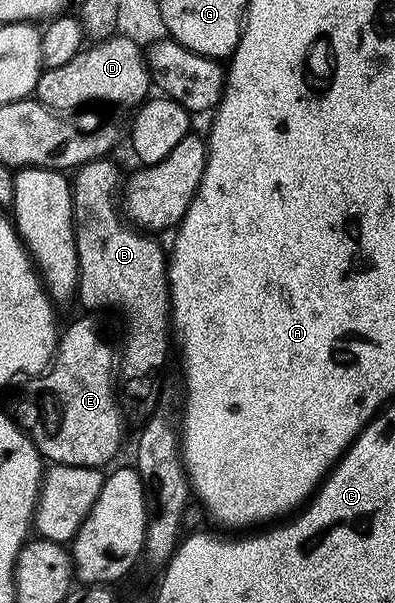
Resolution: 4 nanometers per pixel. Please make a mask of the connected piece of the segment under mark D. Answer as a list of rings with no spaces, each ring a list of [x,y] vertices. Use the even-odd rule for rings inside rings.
[[[116,34],[84,47],[82,52],[69,58],[65,66],[40,72],[34,95],[49,108],[75,110],[71,108],[91,104],[94,100],[104,100],[107,104],[138,106],[148,99],[152,88],[151,71],[147,69],[144,49],[137,42]]]

